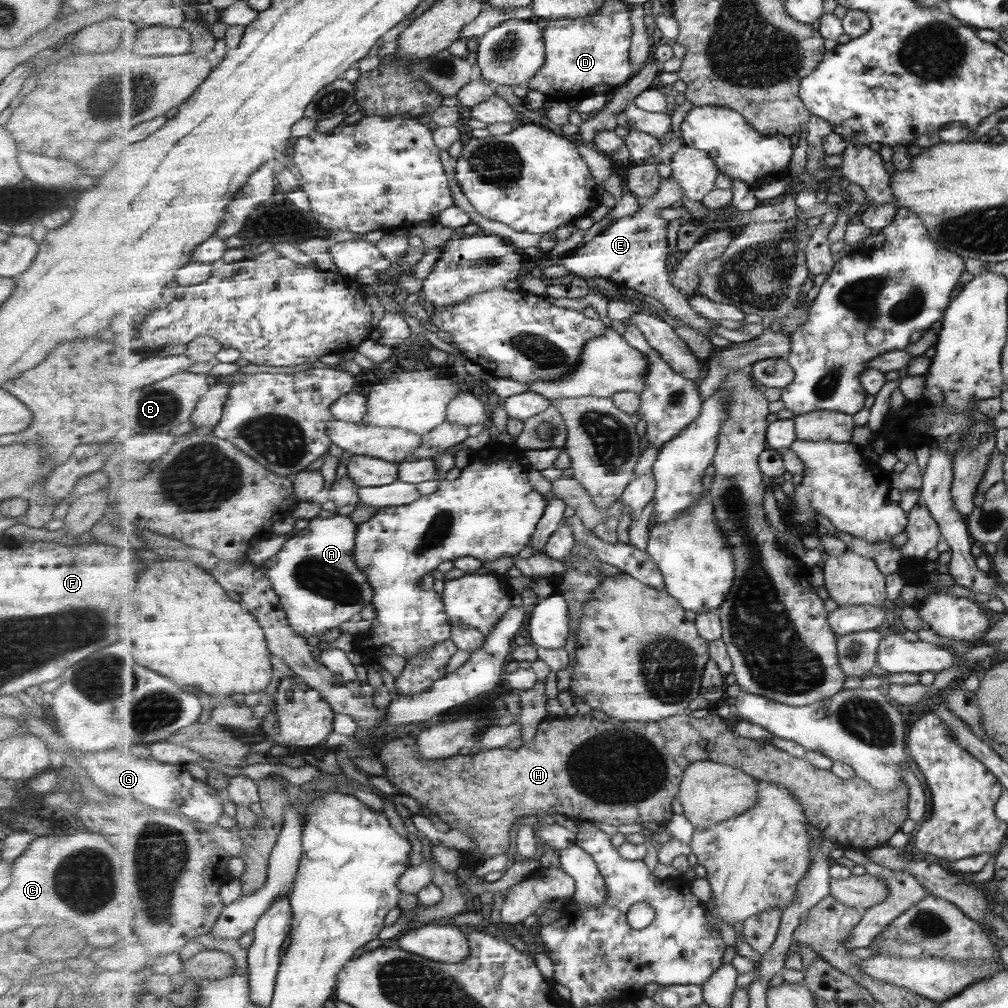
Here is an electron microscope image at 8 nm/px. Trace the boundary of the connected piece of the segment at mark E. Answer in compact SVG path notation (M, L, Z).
M673 178L663 180L659 192L653 198L641 198L637 201L641 205L633 216L625 216L618 221L609 224L599 232L593 239L578 246L573 252L566 254L559 263L564 268L583 279L603 277L614 280L621 287L633 288L636 291L652 296L658 300L666 312L673 318L686 322L689 327L705 335L715 349L728 348L733 344L723 338L712 334L713 328L718 324L713 319L702 317L690 303L690 297L683 294L671 280L669 272L669 242L667 242L667 221L660 215L664 208L673 206L675 202L684 197L682 186Z

